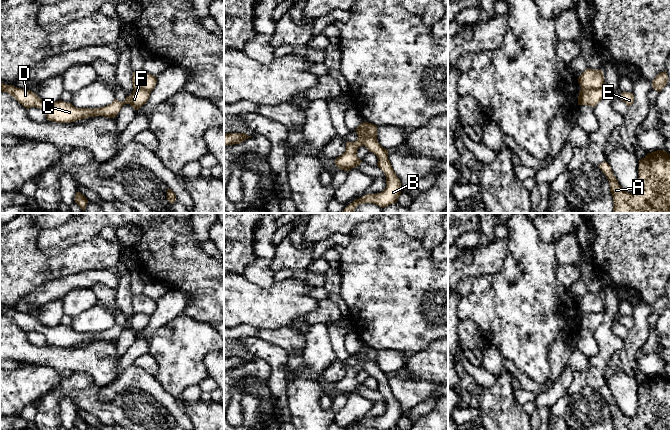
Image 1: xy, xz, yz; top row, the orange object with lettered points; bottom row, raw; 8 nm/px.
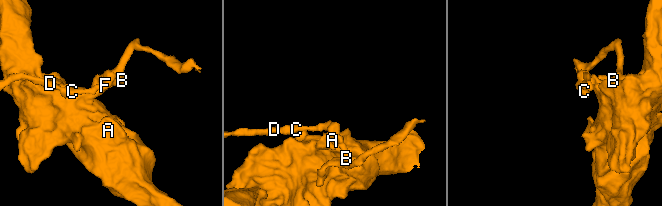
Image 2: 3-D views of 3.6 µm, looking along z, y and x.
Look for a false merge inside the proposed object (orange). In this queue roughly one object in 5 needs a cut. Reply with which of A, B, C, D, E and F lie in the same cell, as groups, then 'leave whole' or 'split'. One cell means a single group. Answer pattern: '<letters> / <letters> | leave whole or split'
A E / B C D F | split

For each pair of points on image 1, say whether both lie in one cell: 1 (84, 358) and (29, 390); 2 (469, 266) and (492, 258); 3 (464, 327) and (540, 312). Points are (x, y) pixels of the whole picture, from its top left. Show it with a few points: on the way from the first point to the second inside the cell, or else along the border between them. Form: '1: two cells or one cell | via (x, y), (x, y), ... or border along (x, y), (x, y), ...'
1: two cells | border along (41, 364), (52, 366), (59, 371), (73, 372)
2: one cell | via (475, 261), (486, 259)
3: two cells | border along (460, 319), (470, 319), (486, 343)

